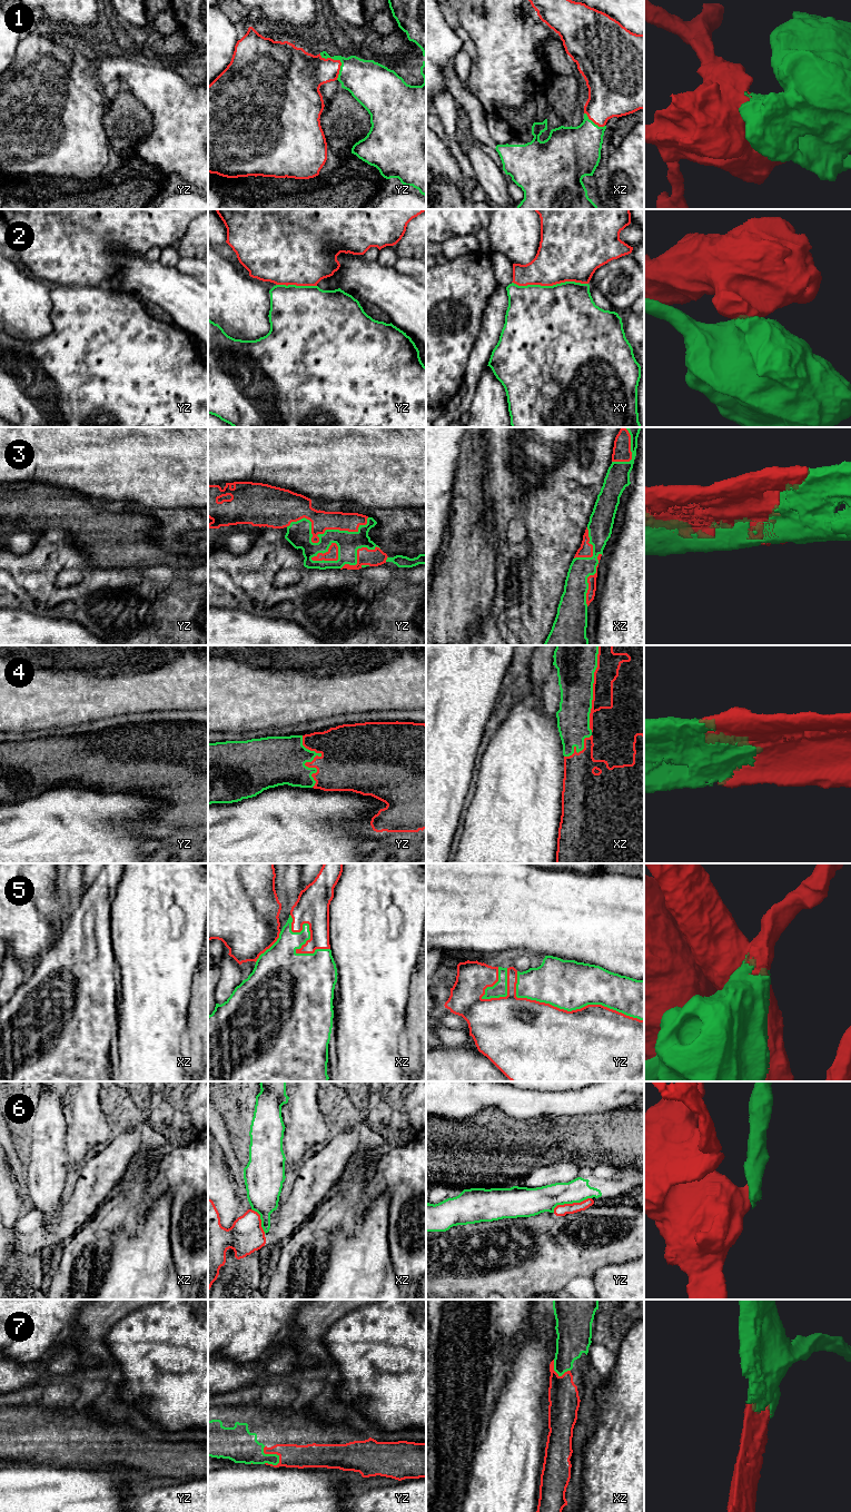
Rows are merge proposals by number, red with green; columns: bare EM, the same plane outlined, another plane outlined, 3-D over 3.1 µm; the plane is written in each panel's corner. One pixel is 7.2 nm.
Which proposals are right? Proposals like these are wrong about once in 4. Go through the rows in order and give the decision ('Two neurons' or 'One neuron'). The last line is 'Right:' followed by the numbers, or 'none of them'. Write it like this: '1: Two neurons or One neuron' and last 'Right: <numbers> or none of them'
1: One neuron
2: Two neurons
3: One neuron
4: One neuron
5: One neuron
6: Two neurons
7: One neuron
Right: 1, 3, 4, 5, 7

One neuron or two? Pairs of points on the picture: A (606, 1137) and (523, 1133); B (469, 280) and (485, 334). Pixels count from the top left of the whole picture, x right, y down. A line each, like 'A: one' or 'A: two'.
A: one
B: two

